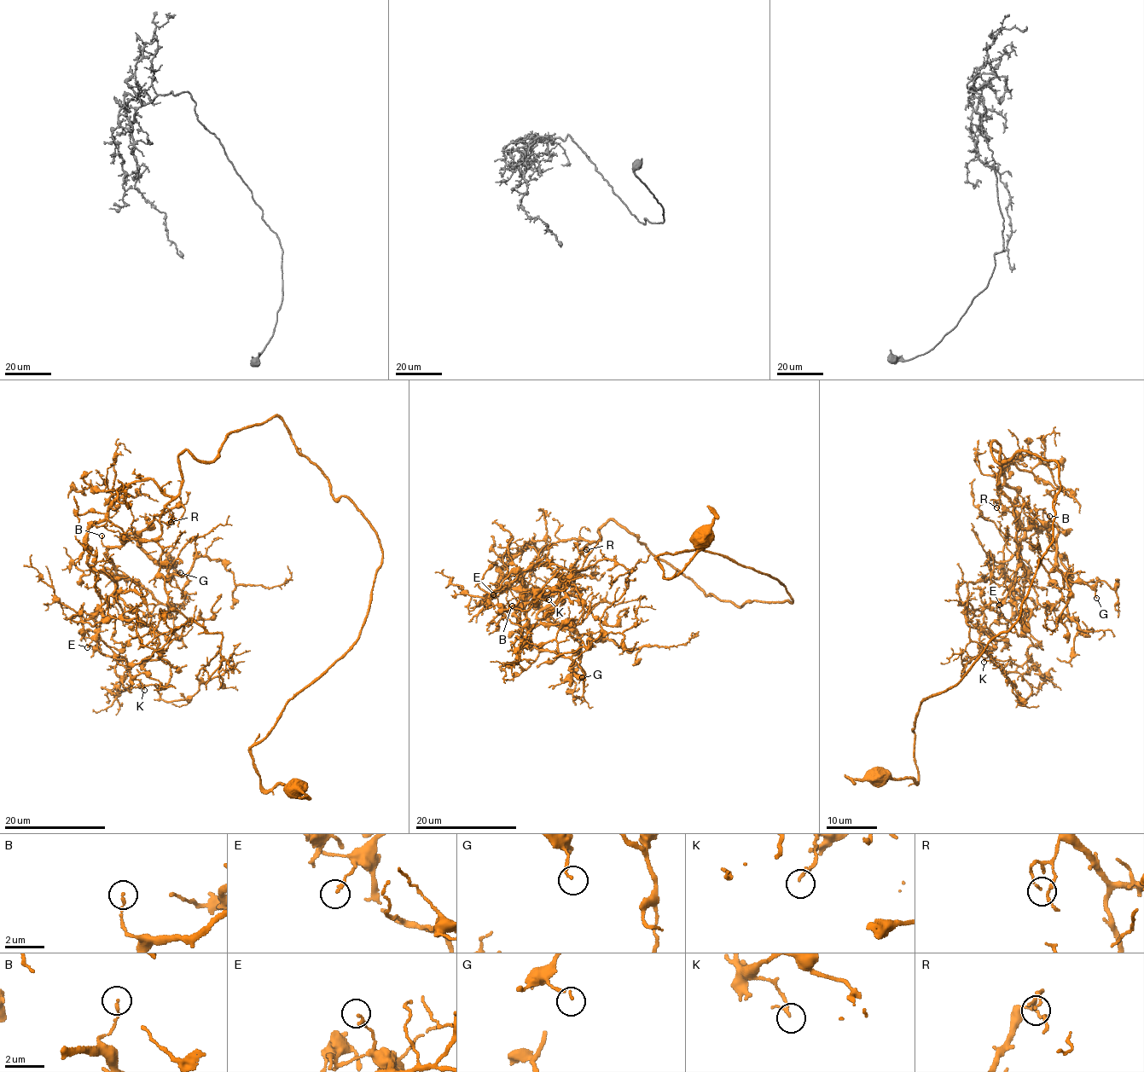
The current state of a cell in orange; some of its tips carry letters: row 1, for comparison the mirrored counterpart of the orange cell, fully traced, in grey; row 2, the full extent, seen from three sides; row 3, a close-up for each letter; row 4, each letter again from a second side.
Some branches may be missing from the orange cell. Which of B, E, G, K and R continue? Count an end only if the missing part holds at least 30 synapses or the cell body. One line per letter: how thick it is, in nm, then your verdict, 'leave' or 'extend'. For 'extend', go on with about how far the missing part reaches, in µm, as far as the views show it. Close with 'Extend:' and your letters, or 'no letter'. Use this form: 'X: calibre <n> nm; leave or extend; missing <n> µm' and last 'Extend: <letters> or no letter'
B: calibre 120 nm; leave
E: calibre 150 nm; leave
G: calibre 100 nm; leave
K: calibre 90 nm; leave
R: calibre 100 nm; leave
Extend: no letter

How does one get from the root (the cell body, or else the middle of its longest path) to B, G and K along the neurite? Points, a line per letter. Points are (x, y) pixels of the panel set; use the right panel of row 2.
B: (879, 778), (917, 783), (920, 704), (1017, 620), (1052, 540), (1059, 467), (994, 442), (1016, 525), (1049, 516)
G: (879, 778), (917, 783), (920, 704), (1017, 620), (1052, 540), (1059, 467), (994, 442), (1096, 598)
K: (879, 778), (917, 783), (920, 704), (1017, 620), (1052, 540), (1059, 467), (995, 442), (1024, 580), (984, 662)

